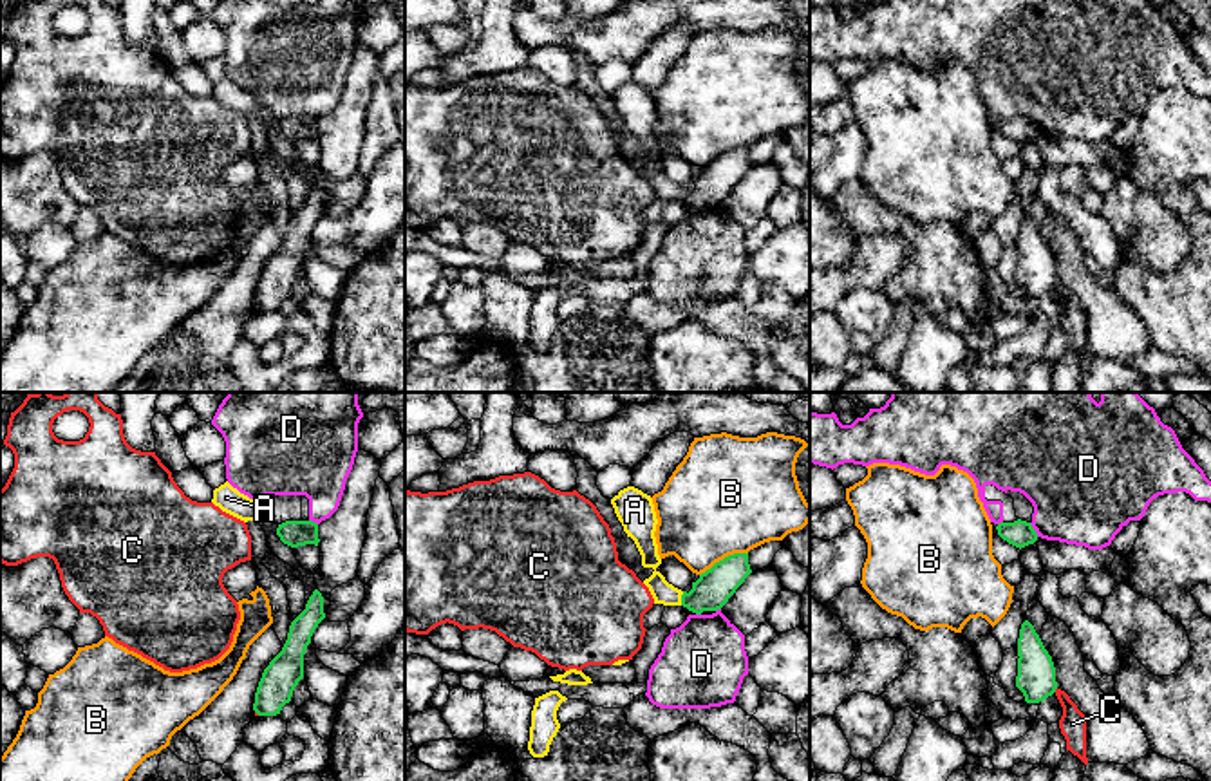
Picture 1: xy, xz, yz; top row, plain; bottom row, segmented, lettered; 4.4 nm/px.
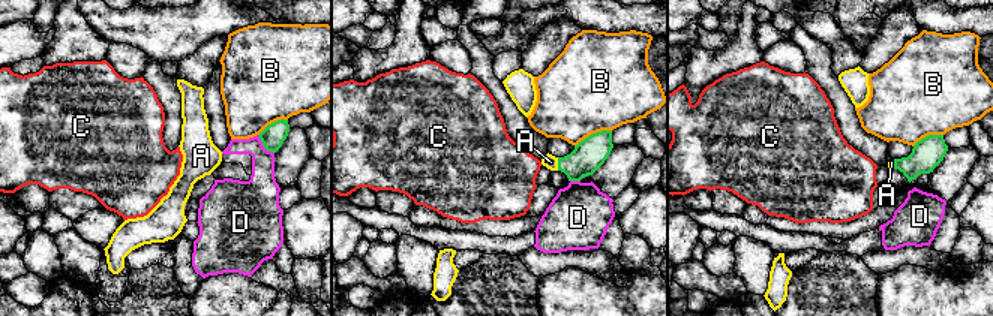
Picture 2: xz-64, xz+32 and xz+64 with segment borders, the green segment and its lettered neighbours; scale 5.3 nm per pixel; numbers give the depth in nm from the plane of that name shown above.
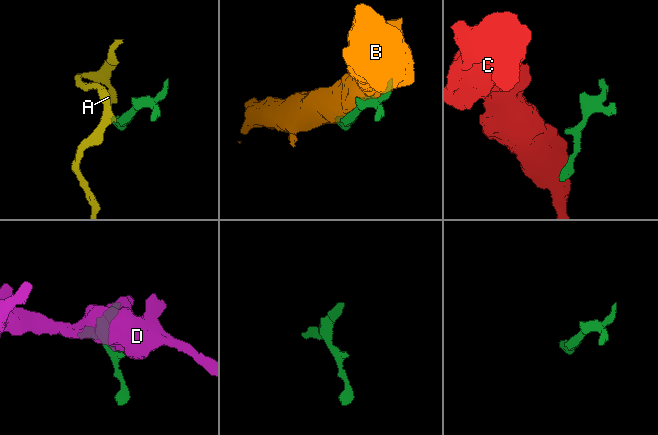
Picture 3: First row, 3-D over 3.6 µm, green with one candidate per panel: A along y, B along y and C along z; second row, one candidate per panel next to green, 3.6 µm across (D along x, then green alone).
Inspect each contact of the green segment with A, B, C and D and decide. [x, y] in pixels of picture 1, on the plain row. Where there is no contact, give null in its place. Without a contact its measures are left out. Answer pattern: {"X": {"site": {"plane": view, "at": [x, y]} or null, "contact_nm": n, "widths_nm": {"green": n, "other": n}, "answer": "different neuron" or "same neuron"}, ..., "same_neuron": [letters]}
{"A": {"site": {"plane": "xz", "at": [682, 194]}, "contact_nm": 70, "widths_nm": {"green": 170, "other": 100}, "answer": "same neuron"}, "B": {"site": {"plane": "xz", "at": [725, 152]}, "contact_nm": 240, "widths_nm": {"green": 170, "other": 480}, "answer": "different neuron"}, "C": {"site": {"plane": "yz", "at": [1056, 282]}, "contact_nm": 30, "widths_nm": {"green": 180, "other": 120}, "answer": "different neuron"}, "D": {"site": {"plane": "yz", "at": [1034, 125]}, "contact_nm": 80, "widths_nm": {"green": 120, "other": 420}, "answer": "different neuron"}, "same_neuron": ["A"]}

